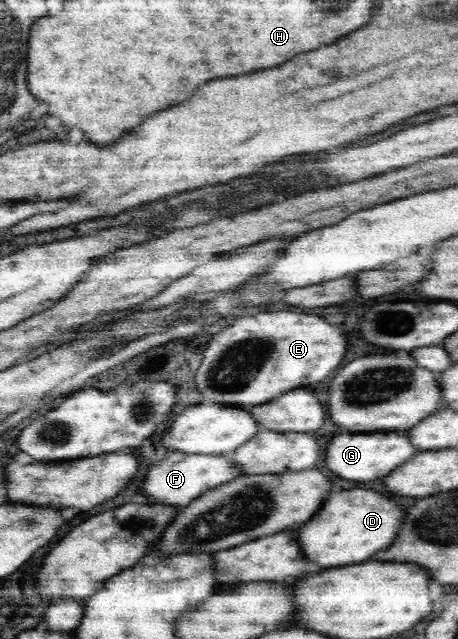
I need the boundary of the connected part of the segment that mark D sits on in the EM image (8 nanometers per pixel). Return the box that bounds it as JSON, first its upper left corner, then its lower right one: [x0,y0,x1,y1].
[297,490,405,569]

